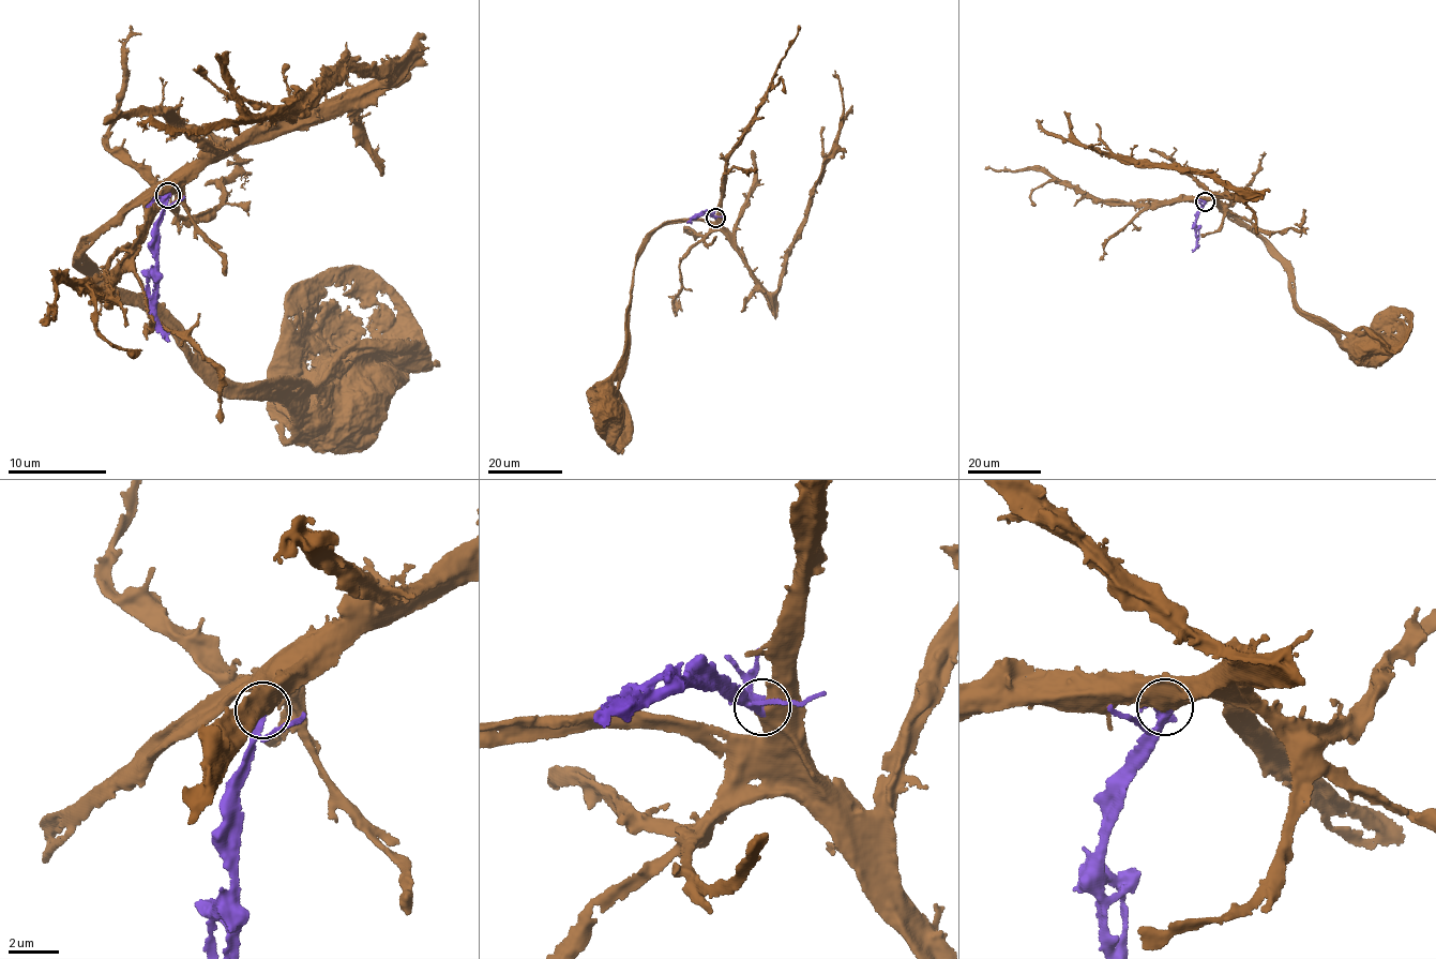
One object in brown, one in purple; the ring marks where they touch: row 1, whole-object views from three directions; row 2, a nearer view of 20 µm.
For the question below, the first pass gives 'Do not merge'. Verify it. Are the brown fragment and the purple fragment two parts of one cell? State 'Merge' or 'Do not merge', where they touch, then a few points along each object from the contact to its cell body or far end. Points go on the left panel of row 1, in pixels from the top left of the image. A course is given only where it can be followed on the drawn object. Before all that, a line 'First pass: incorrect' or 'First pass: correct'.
First pass: incorrect
Merge. Place: (168, 195). Course of brown: (169, 196), (171, 184), (159, 184), (80, 250), (193, 356), (240, 384), (308, 380), (335, 399), (336, 414). Course of purple: (167, 196), (157, 257), (155, 320), (170, 341)

